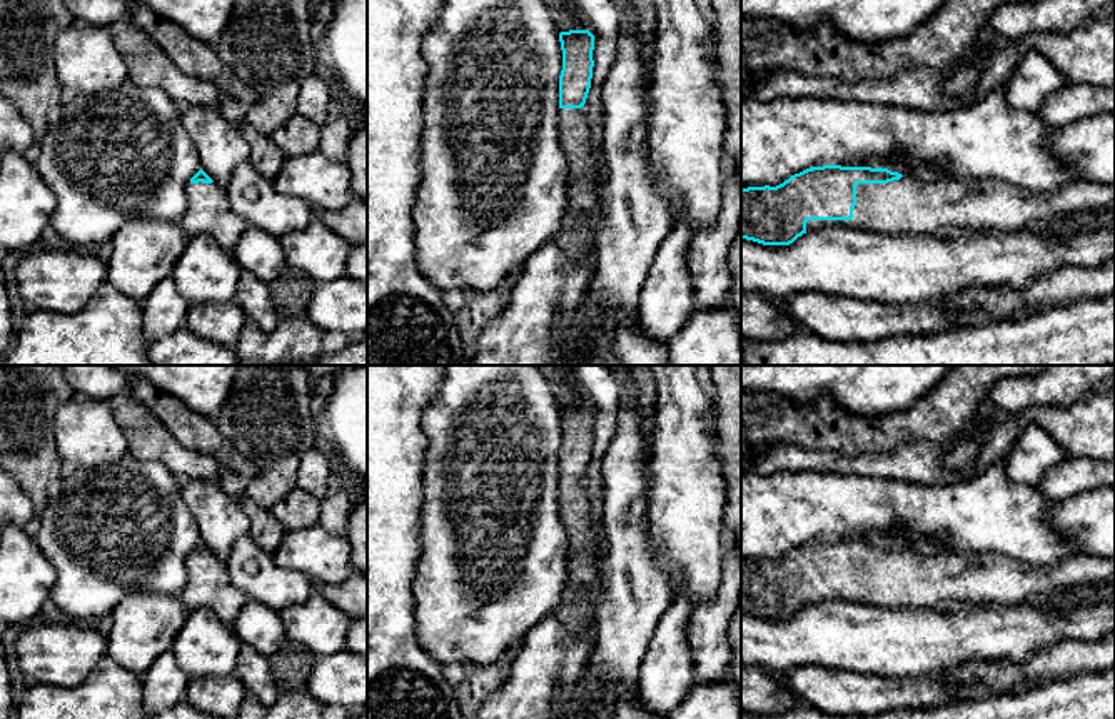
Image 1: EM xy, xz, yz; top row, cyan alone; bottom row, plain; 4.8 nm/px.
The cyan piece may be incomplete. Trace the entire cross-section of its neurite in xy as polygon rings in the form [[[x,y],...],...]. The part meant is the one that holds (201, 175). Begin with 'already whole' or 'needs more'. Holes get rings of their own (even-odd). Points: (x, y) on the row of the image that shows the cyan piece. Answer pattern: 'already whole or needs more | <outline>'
needs more | [[[202,168],[185,185],[189,207],[179,222],[184,234],[210,235],[219,247],[232,254],[249,224],[230,207],[225,189],[219,187]]]

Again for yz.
needs more | [[[823,165],[791,175],[776,187],[741,189],[741,239],[790,245],[806,232],[845,225],[878,234],[943,230],[1017,232],[1043,227],[1078,212],[1115,210],[1115,184],[1087,178],[1052,190],[1025,190],[1000,180],[941,177],[921,180],[888,168]]]

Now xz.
needs more | [[[589,30],[559,33],[563,70],[559,75],[559,128],[561,145],[569,162],[569,190],[566,217],[554,242],[573,260],[581,260],[596,247],[593,230],[598,195],[598,163],[593,155],[591,128],[584,103],[593,78],[594,35]]]

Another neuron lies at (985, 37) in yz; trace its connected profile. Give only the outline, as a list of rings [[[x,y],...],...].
[[[983,27],[975,43],[966,50],[966,58],[971,58],[980,50],[990,47],[996,38],[998,37],[988,27]]]

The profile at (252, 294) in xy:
[[[240,274],[235,302],[244,309],[247,319],[257,322],[262,330],[272,332],[277,327],[279,315],[270,297],[269,284],[254,274]]]

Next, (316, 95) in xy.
[[[319,70],[300,85],[297,115],[320,127],[329,118],[330,102],[330,78],[325,72]]]

